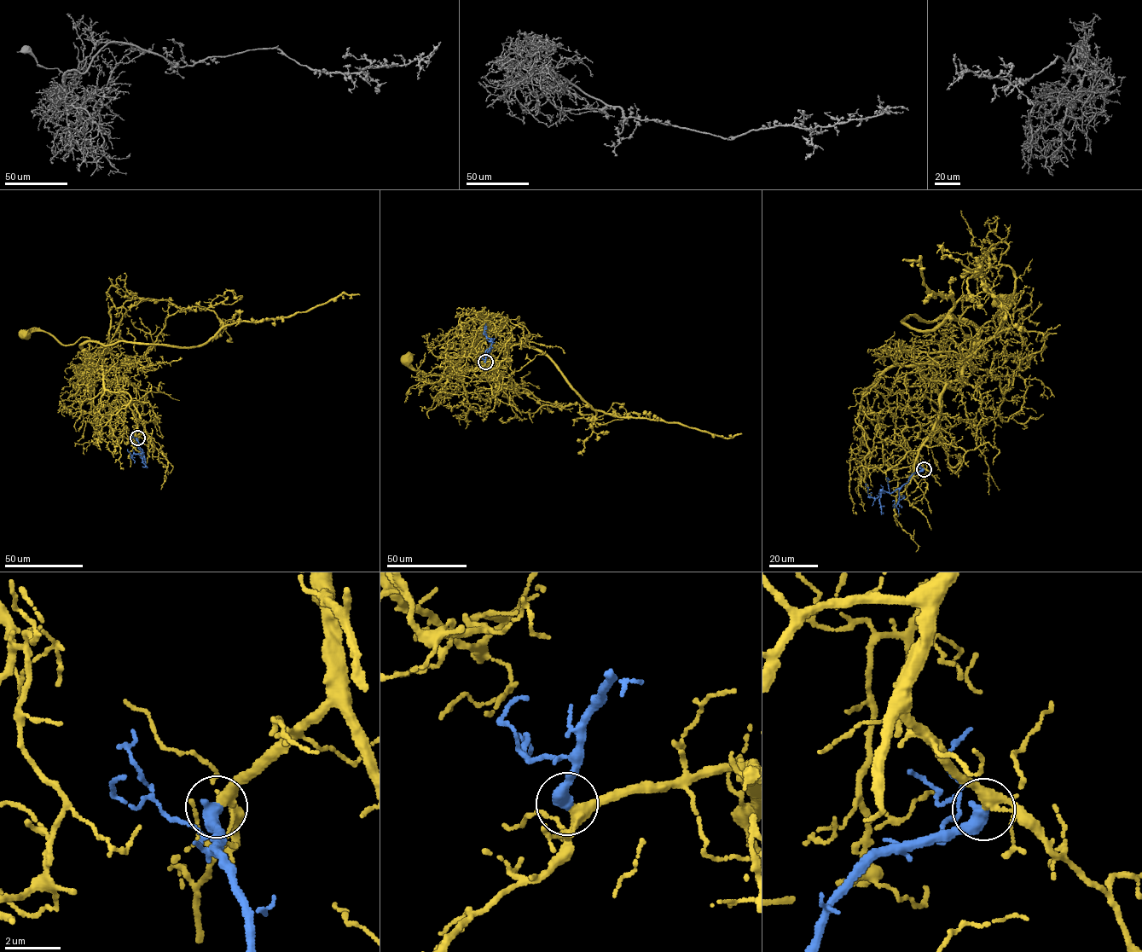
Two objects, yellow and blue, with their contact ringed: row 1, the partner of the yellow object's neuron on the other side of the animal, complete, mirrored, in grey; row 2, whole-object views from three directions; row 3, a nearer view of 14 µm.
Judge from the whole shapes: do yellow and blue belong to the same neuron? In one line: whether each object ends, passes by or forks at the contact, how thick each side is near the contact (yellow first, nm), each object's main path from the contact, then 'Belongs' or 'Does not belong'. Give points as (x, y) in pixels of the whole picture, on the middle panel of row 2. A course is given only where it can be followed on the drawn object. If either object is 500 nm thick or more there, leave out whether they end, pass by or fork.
Thickness 280 nm (yellow) against 550 nm. Course of yellow: (485, 362), (496, 361), (490, 368), (483, 362), (473, 370), (461, 368), (463, 382), (418, 373), (405, 361). Course of blue: (485, 362), (493, 339), (484, 333), (485, 324). Belongs

